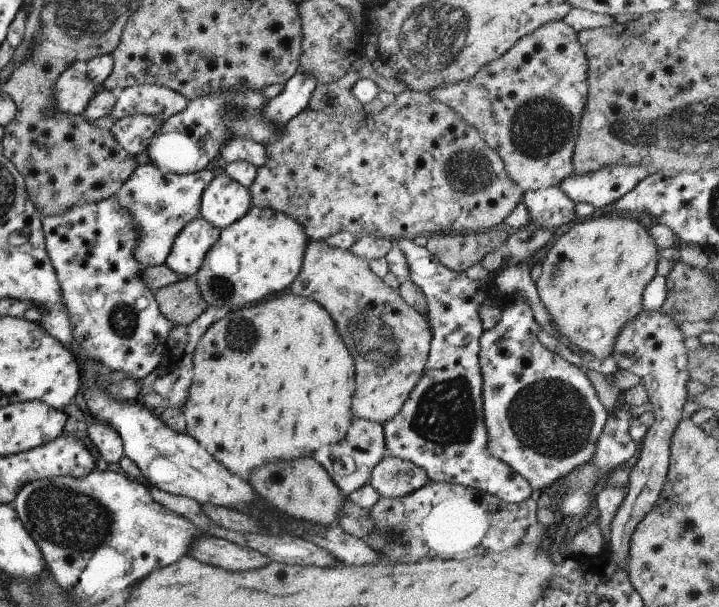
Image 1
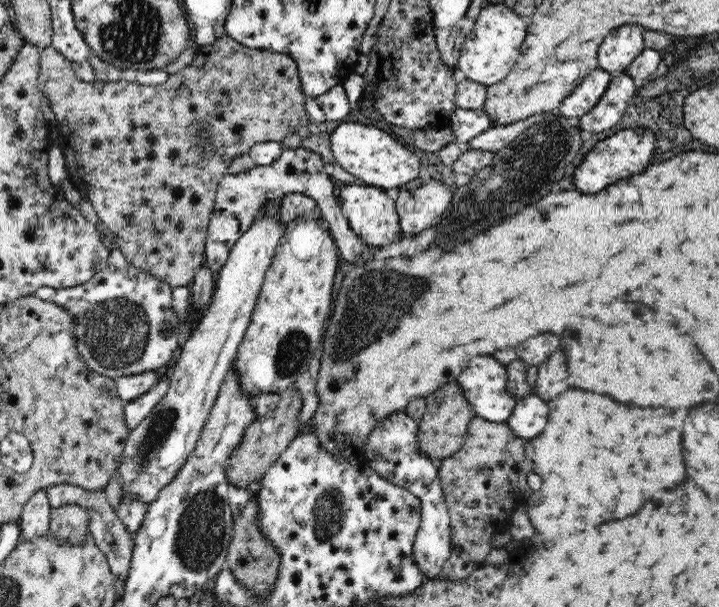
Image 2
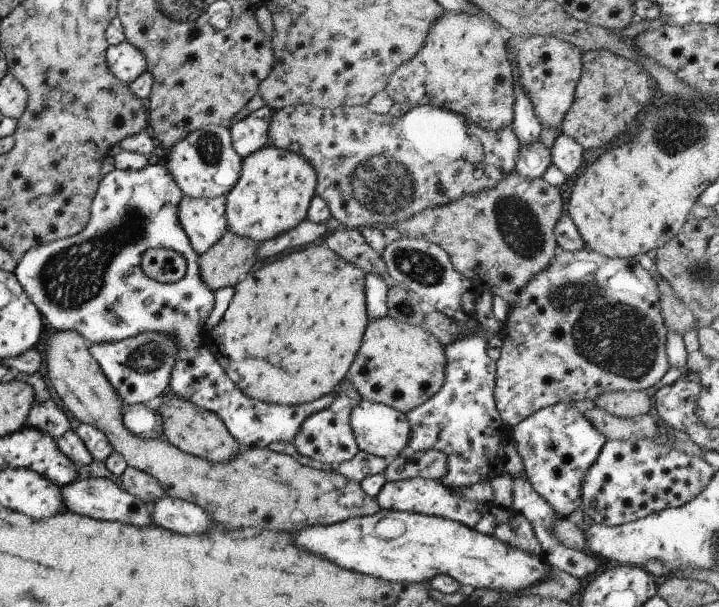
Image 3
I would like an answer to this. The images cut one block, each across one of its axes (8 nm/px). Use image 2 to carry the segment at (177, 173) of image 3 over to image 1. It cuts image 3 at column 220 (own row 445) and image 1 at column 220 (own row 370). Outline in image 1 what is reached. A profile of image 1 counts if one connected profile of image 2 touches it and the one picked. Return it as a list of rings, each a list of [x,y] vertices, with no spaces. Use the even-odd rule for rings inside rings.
[[[221,172],[201,193],[199,216],[221,230],[239,220],[250,207],[248,190]]]

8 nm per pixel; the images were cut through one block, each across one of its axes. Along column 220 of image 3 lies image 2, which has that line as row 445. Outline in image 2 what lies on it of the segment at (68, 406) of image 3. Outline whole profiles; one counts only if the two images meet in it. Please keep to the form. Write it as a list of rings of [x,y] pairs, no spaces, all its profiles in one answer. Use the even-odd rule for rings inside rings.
[[[475,417],[468,425],[467,435],[460,450],[439,462],[439,478],[451,519],[451,537],[454,547],[468,552],[476,565],[485,564],[486,556],[492,547],[490,540],[497,533],[507,530],[510,525],[510,515],[520,503],[521,490],[518,486],[518,478],[520,478],[520,466],[525,460],[526,442],[516,436],[507,423],[492,423]]]

